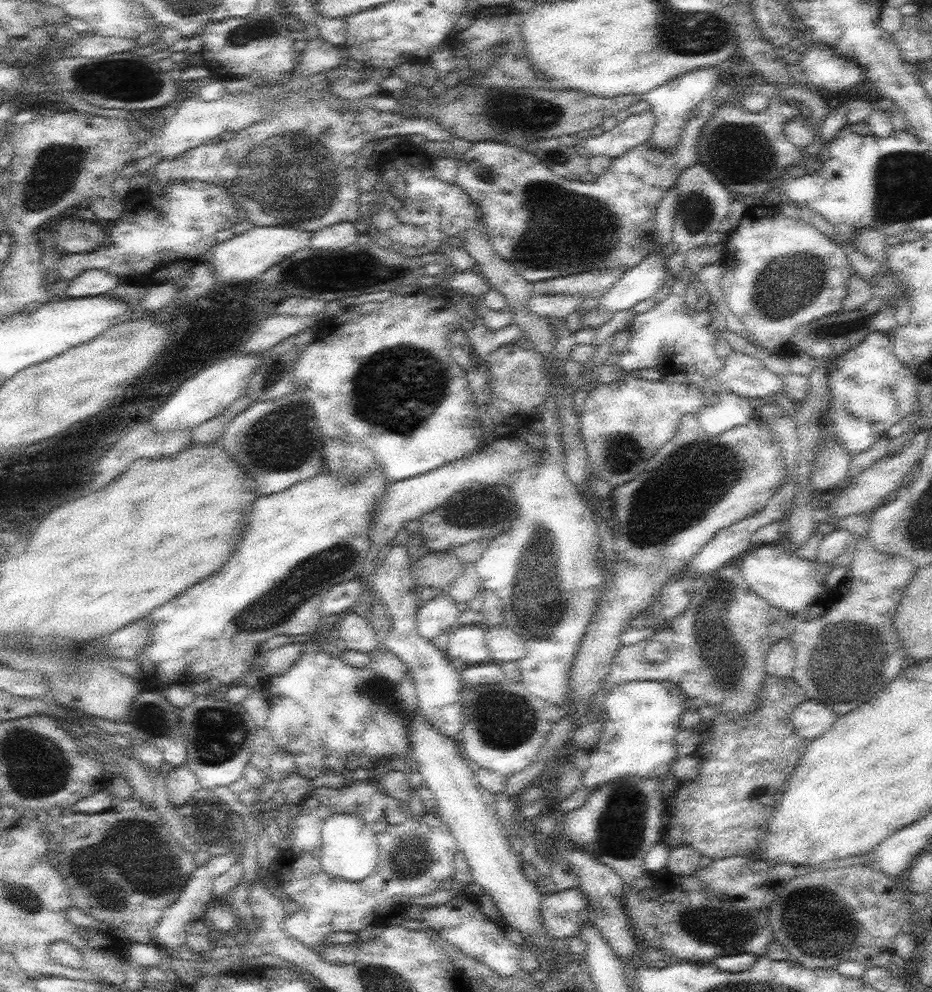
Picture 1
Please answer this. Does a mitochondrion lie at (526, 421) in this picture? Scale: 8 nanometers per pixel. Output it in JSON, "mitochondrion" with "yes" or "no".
{"mitochondrion":"no"}

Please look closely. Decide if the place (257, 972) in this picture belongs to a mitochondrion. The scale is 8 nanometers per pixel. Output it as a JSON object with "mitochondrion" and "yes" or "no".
{"mitochondrion":"no"}

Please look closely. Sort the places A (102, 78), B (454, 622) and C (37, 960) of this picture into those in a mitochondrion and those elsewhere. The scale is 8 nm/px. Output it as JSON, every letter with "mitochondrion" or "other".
{"A":"mitochondrion","B":"other","C":"other"}

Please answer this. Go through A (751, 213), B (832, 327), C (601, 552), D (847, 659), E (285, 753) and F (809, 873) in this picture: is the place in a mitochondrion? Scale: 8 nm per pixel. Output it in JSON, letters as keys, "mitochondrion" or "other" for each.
{"A":"other","B":"mitochondrion","C":"other","D":"mitochondrion","E":"other","F":"other"}

